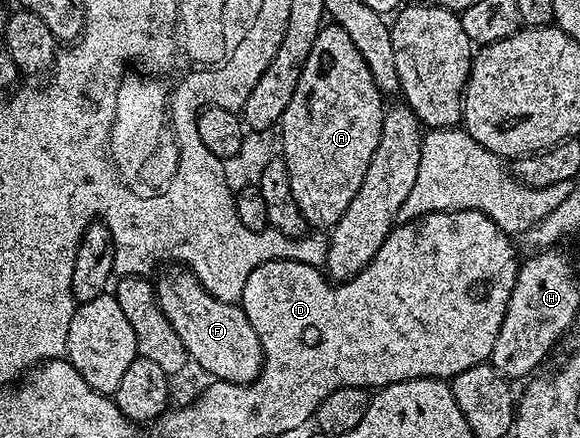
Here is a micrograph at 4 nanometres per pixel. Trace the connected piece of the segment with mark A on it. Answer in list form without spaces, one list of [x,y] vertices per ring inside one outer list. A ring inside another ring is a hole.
[[[325,25],[319,30],[317,41],[313,41],[313,49],[309,53],[309,61],[305,61],[305,69],[301,69],[301,78],[297,81],[297,89],[293,89],[293,98],[289,105],[285,105],[285,113],[277,124],[277,131],[283,134],[283,151],[281,157],[287,166],[289,185],[293,193],[293,201],[297,201],[297,209],[306,217],[308,224],[315,229],[330,229],[335,226],[336,221],[349,209],[349,201],[357,197],[357,189],[361,189],[361,181],[365,181],[365,169],[369,169],[369,161],[373,161],[373,153],[377,150],[377,141],[381,141],[381,129],[383,128],[383,117],[385,114],[385,96],[377,89],[373,81],[373,73],[369,73],[369,65],[365,65],[365,57],[361,57],[357,45],[353,45],[349,33],[338,25]]]

